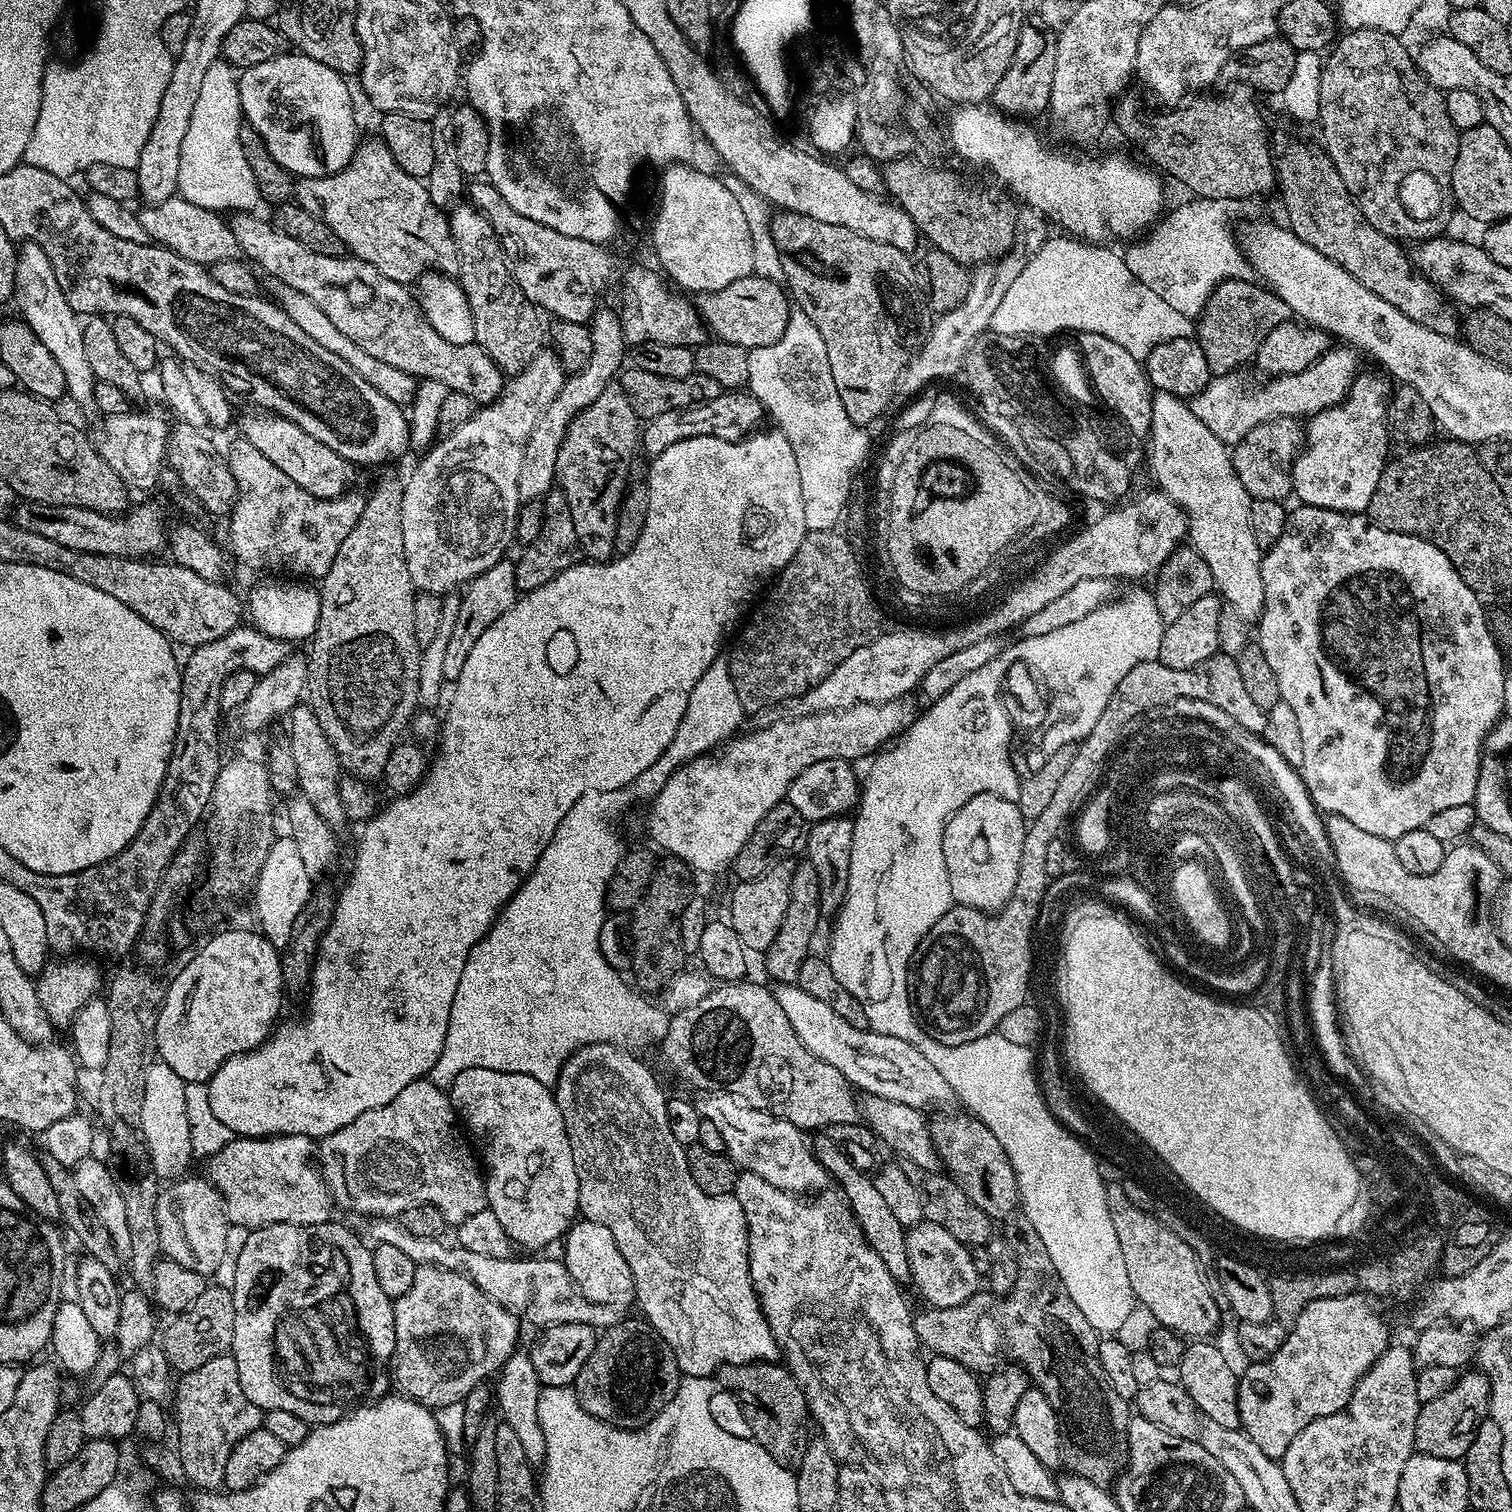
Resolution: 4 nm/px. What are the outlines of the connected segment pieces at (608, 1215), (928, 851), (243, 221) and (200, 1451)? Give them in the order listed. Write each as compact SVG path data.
M586 1044L576 1049L572 1057L560 1069L560 1076L554 1085L554 1095L558 1102L558 1110L562 1110L562 1118L566 1126L566 1134L574 1150L574 1166L578 1170L580 1185L579 1215L590 1222L598 1222L614 1234L614 1242L618 1242L618 1250L622 1250L622 1258L626 1258L626 1266L630 1266L630 1274L636 1287L635 1303L640 1304L643 1319L652 1325L670 1346L674 1358L678 1362L684 1376L707 1376L719 1373L726 1364L755 1364L757 1362L772 1362L781 1355L782 1349L770 1330L764 1311L760 1308L760 1300L752 1289L752 1279L748 1273L748 1223L744 1217L742 1206L735 1195L711 1196L698 1190L696 1183L688 1173L688 1154L685 1145L679 1144L670 1134L670 1122L666 1122L666 1106L669 1097L664 1096L656 1076L639 1060L639 1055L629 1049L619 1048L616 1044Z
M1136 592L1133 596L1124 596L1121 600L1113 599L1103 606L1094 609L1086 618L1078 618L1078 622L1070 622L1070 626L1062 626L1062 630L1050 630L1047 636L1033 636L1022 644L1008 644L1005 651L1001 651L995 660L992 660L982 666L980 670L975 670L971 676L964 677L955 685L945 696L938 700L931 701L930 708L922 714L917 715L916 722L908 727L907 732L903 733L899 742L893 743L883 754L875 757L876 765L868 772L868 781L864 780L862 791L859 793L858 811L854 816L852 826L852 848L848 851L850 854L850 878L846 886L846 898L840 911L834 917L836 929L832 932L832 945L826 951L826 959L830 970L834 970L838 982L862 1002L862 1010L866 1010L868 1019L868 1028L878 1034L886 1034L890 1038L902 1038L902 1042L910 1042L922 1054L926 1054L930 1066L946 1078L946 1082L952 1088L952 1095L958 1101L965 1100L967 1111L981 1120L990 1131L998 1138L998 1142L1004 1144L1006 1154L1010 1158L1010 1166L1014 1166L1014 1174L1018 1182L1020 1191L1020 1204L1022 1205L1023 1215L1030 1218L1034 1230L1038 1230L1038 1238L1046 1246L1050 1253L1050 1262L1054 1262L1054 1270L1058 1270L1058 1278L1062 1278L1062 1286L1066 1286L1066 1294L1074 1298L1074 1306L1086 1314L1090 1326L1095 1328L1100 1334L1116 1334L1120 1327L1127 1322L1132 1316L1132 1304L1134 1297L1130 1278L1126 1278L1126 1262L1122 1262L1122 1250L1120 1243L1116 1240L1114 1234L1114 1222L1108 1220L1108 1189L1102 1186L1100 1188L1100 1168L1092 1164L1092 1152L1086 1146L1083 1139L1077 1139L1071 1132L1064 1128L1052 1116L1047 1104L1044 1101L1043 1093L1038 1090L1038 1068L1035 1063L1028 1061L1030 1049L1026 1046L1016 1046L1014 1042L1006 1042L999 1034L983 1036L974 1042L965 1044L939 1044L934 1037L928 1035L922 1027L921 1021L914 1015L914 1000L910 995L910 965L913 963L916 955L916 947L922 942L922 938L946 914L949 908L953 907L954 901L952 891L950 890L950 878L946 870L946 854L942 850L944 841L944 826L948 819L954 815L958 809L966 802L970 802L972 796L977 796L985 791L996 793L997 796L1015 797L1018 792L1018 779L1016 780L1016 768L1012 765L1012 760L1008 755L1016 756L1020 751L1028 752L1033 748L1036 752L1041 752L1041 757L1047 757L1053 749L1058 749L1067 744L1076 744L1086 739L1088 733L1092 731L1093 724L1098 722L1100 711L1106 710L1111 696L1114 694L1116 684L1124 680L1126 674L1132 672L1134 666L1147 664L1155 661L1158 656L1158 617L1156 614L1156 601L1151 595L1144 592Z
M237 212L230 223L237 249L245 252L243 255L261 273L269 272L267 275L271 279L280 280L306 294L306 298L315 302L322 309L322 314L326 314L326 318L330 318L330 322L346 334L346 338L350 338L361 350L366 350L366 354L378 358L378 362L398 366L417 378L437 380L449 392L466 394L480 406L500 399L506 388L506 376L494 358L490 358L490 354L486 354L486 350L475 342L446 342L446 338L442 338L442 334L438 334L438 330L434 330L434 326L425 319L413 293L411 296L405 285L386 278L386 274L370 266L370 262L351 254L318 254L290 238L290 234L282 234L275 223L268 221L267 224L252 212Z
M230 1354L210 1358L210 1362L202 1362L196 1370L183 1373L174 1384L174 1432L176 1428L176 1440L180 1443L178 1453L181 1464L185 1470L187 1483L196 1490L216 1490L223 1485L224 1471L226 1470L226 1458L230 1458L230 1450L246 1434L261 1427L264 1423L264 1412L246 1398L242 1390L242 1382L238 1382L238 1366Z

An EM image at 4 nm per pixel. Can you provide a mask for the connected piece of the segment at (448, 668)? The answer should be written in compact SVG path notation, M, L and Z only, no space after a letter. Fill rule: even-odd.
M508 558L499 560L497 564L490 566L490 570L474 577L466 589L468 590L463 592L460 599L458 618L454 618L454 630L450 630L450 642L446 642L446 658L442 665L442 674L448 682L456 681L458 674L462 674L462 666L466 666L466 654L470 654L474 642L482 638L482 630L498 622L498 618L502 618L502 614L506 614L506 610L514 606L518 598L515 563Z

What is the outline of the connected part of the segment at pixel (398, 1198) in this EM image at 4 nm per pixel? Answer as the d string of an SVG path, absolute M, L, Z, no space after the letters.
M431 1078L415 1080L410 1082L410 1086L406 1086L406 1090L402 1090L398 1094L398 1098L394 1098L394 1102L386 1102L386 1106L378 1106L374 1110L366 1110L366 1114L358 1114L358 1118L354 1118L354 1122L350 1122L350 1126L342 1126L342 1130L334 1130L334 1134L323 1137L318 1144L318 1152L320 1148L320 1160L318 1159L320 1175L324 1177L328 1193L331 1194L333 1201L339 1207L341 1204L348 1212L361 1212L362 1215L368 1216L367 1218L396 1218L399 1217L402 1210L419 1208L421 1204L429 1204L431 1208L440 1211L445 1225L458 1226L462 1222L466 1222L466 1218L481 1212L488 1203L486 1176L482 1171L481 1161L473 1149L473 1153L468 1149L469 1141L465 1139L462 1132L462 1137L460 1137L459 1131L461 1132L461 1129L458 1127L456 1109L452 1107L451 1095L445 1089L439 1088Z

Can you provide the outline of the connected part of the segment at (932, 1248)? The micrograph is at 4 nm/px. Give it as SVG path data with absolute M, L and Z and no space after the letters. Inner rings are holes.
M921 1222L907 1229L906 1258L910 1258L910 1274L912 1284L933 1308L950 1308L967 1305L976 1292L976 1287L982 1284L982 1272L976 1269L972 1261L969 1245L958 1242L954 1234L942 1230L942 1226L934 1226Z

